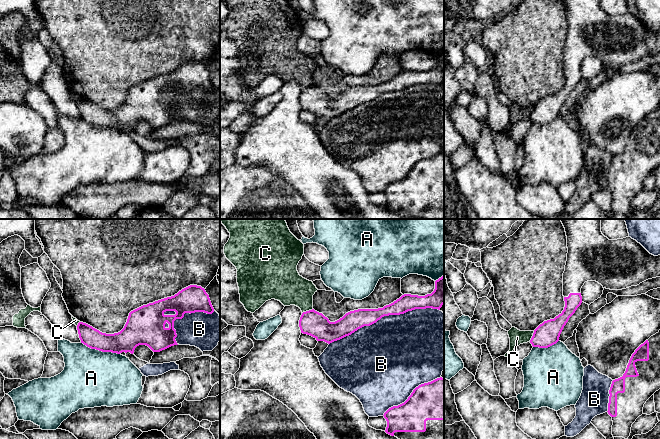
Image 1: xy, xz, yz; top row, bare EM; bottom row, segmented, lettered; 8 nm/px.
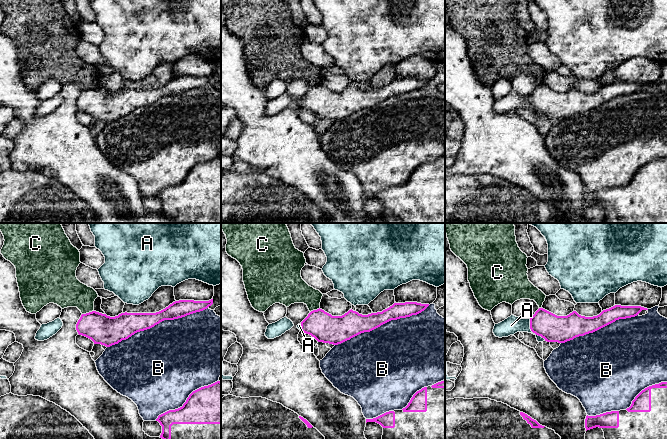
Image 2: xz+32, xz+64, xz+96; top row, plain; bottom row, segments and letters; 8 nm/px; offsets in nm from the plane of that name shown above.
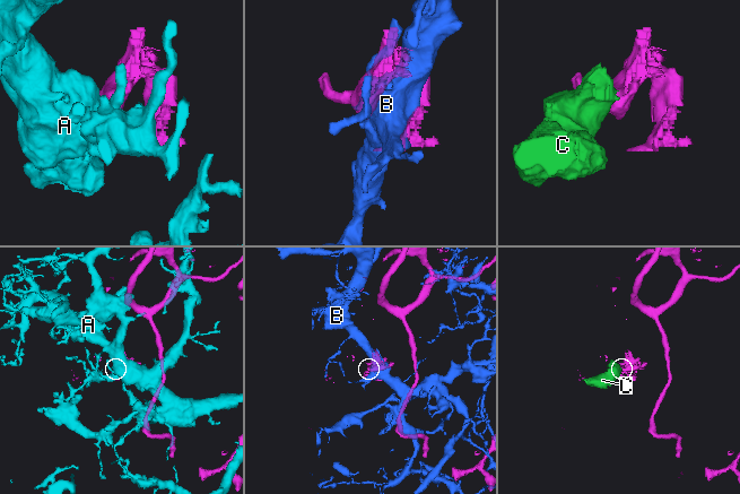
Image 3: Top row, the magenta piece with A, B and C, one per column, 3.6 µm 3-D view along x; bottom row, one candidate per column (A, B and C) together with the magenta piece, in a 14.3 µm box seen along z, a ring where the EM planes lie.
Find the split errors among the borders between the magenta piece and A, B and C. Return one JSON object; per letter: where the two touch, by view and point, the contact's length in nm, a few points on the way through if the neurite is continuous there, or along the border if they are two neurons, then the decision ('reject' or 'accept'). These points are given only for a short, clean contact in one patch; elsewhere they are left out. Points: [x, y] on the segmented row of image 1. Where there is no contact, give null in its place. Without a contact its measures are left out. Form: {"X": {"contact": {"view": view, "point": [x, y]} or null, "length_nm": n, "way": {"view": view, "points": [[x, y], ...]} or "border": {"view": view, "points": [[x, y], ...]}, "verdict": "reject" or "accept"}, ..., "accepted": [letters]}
{"A": {"contact": {"view": "xy", "point": [100, 350]}, "length_nm": 320, "verdict": "reject"}, "B": {"contact": {"view": "xz", "point": [384, 315]}, "length_nm": 950, "verdict": "reject"}, "C": {"contact": {"view": "xz", "point": [307, 311]}, "length_nm": 100, "border": {"view": "xz", "points": [[312, 308], [302, 313]]}, "verdict": "reject"}, "accepted": []}

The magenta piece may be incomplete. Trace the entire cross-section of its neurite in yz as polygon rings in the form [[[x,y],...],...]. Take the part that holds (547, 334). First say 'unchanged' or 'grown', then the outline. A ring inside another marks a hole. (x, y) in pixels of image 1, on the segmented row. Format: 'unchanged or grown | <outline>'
grown | [[[560,219],[567,236],[567,261],[563,273],[563,296],[565,307],[554,319],[544,321],[533,333],[533,347],[548,348],[559,341],[560,334],[582,303],[581,288],[587,281],[596,281],[603,288],[622,290],[660,277],[660,255],[650,254],[631,237],[609,240],[601,232],[601,219]]]

